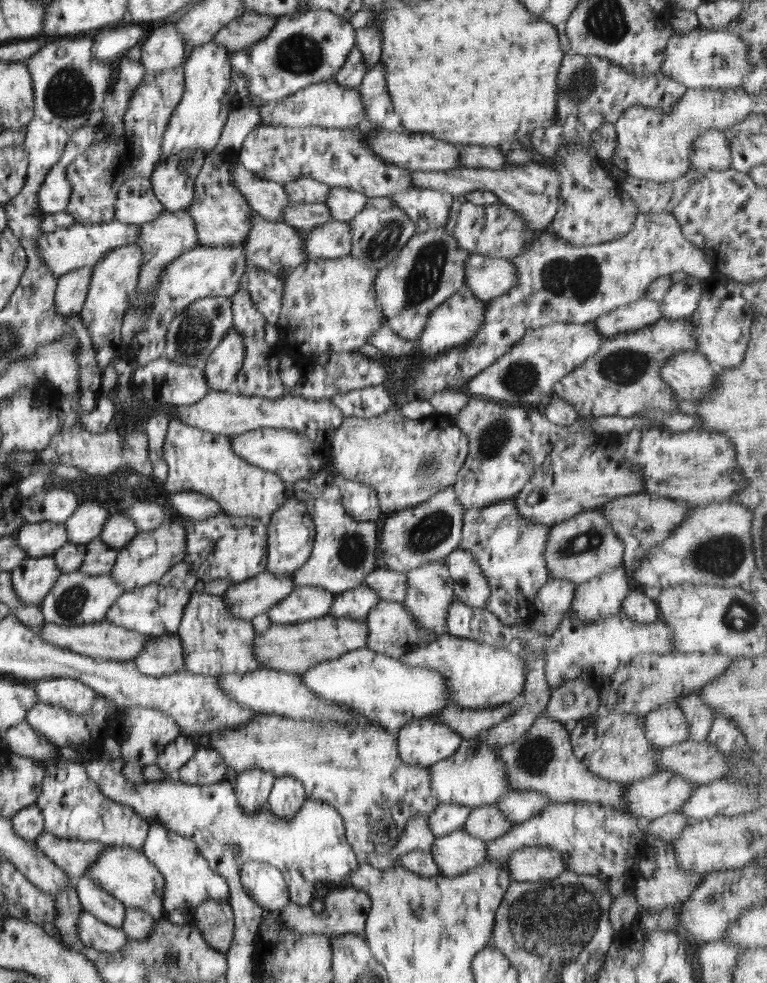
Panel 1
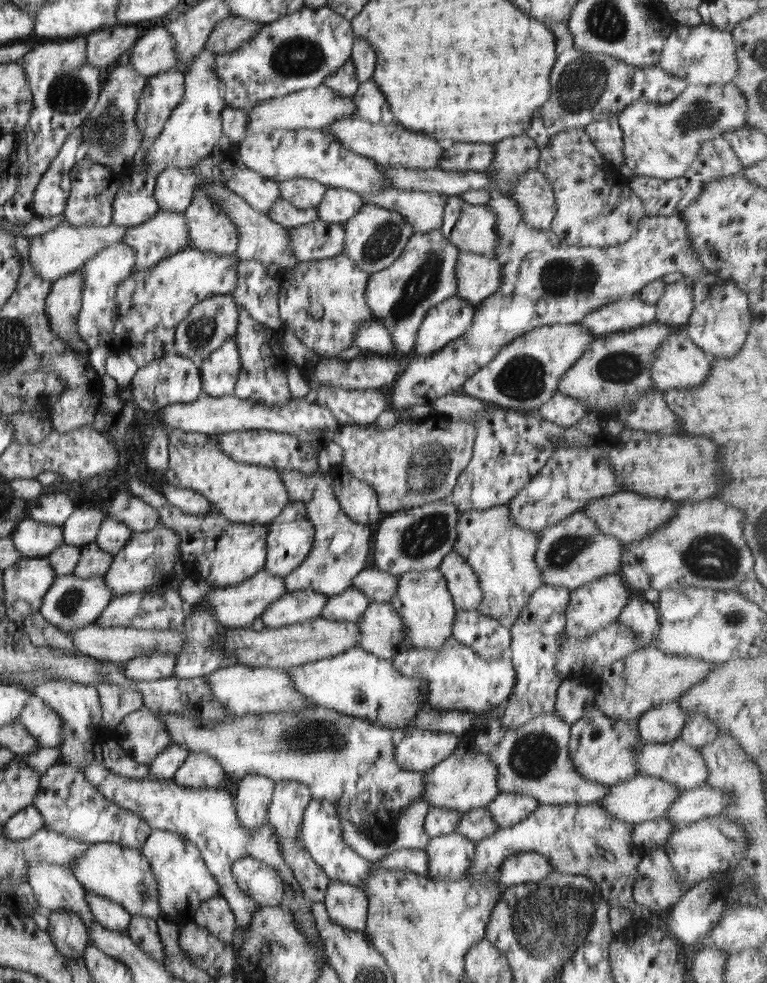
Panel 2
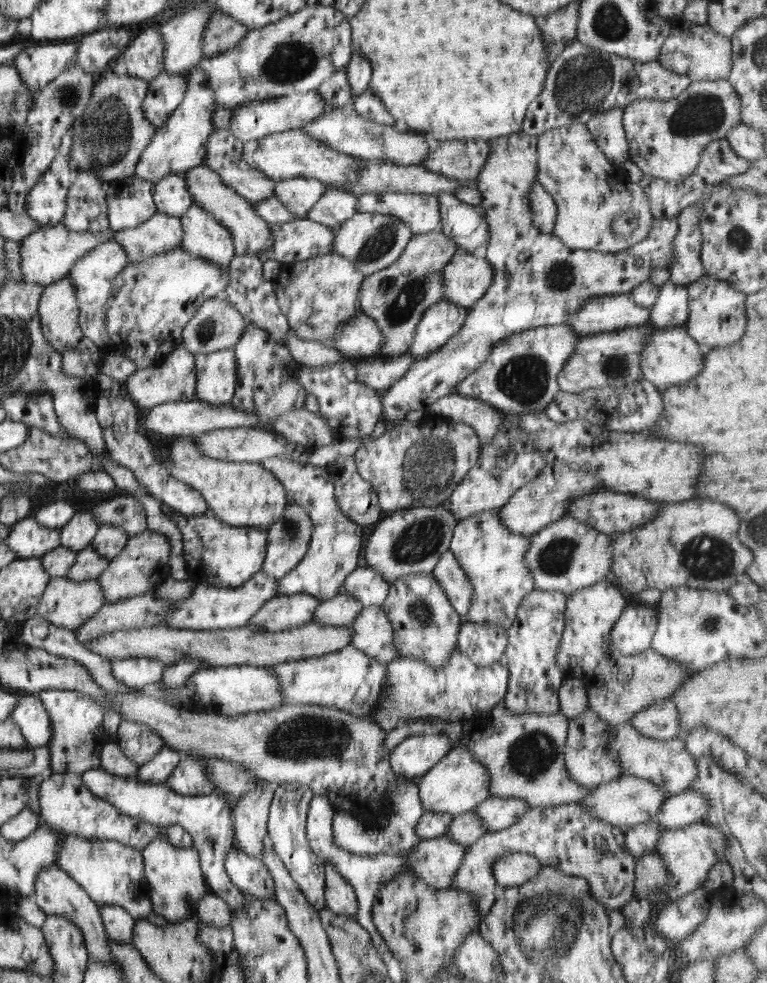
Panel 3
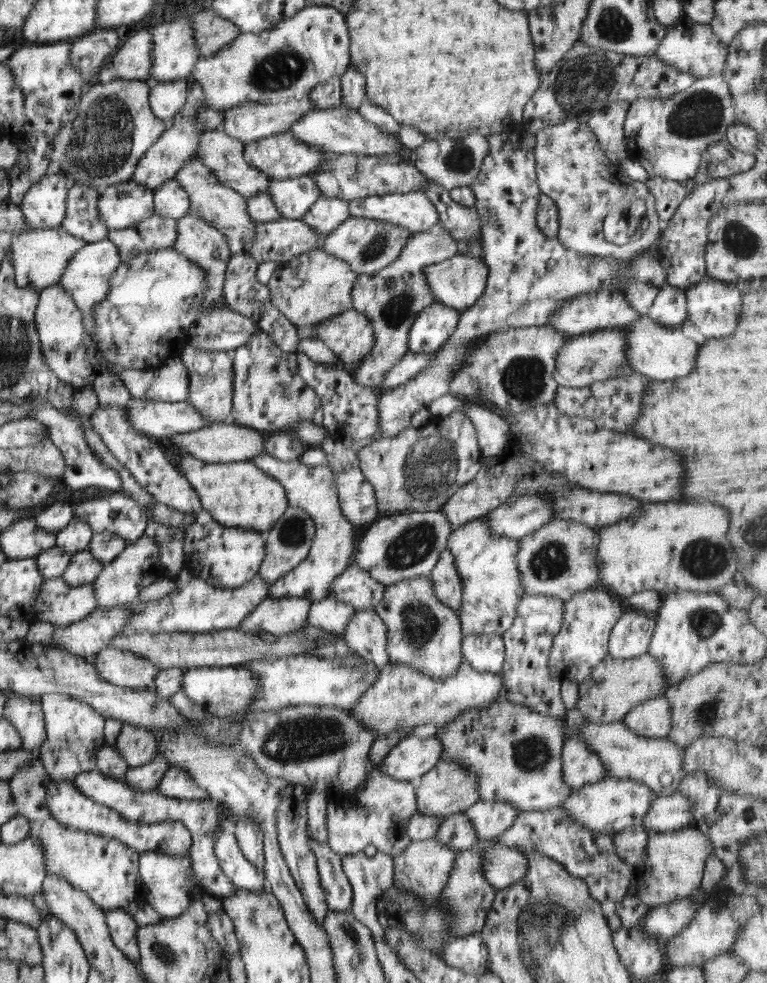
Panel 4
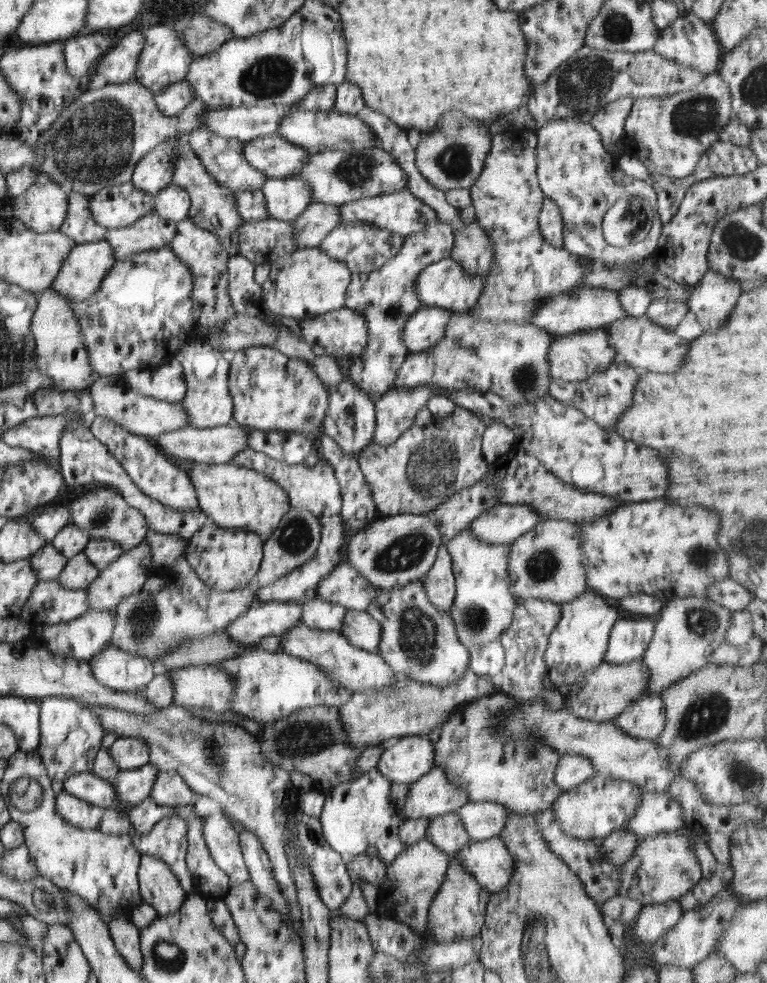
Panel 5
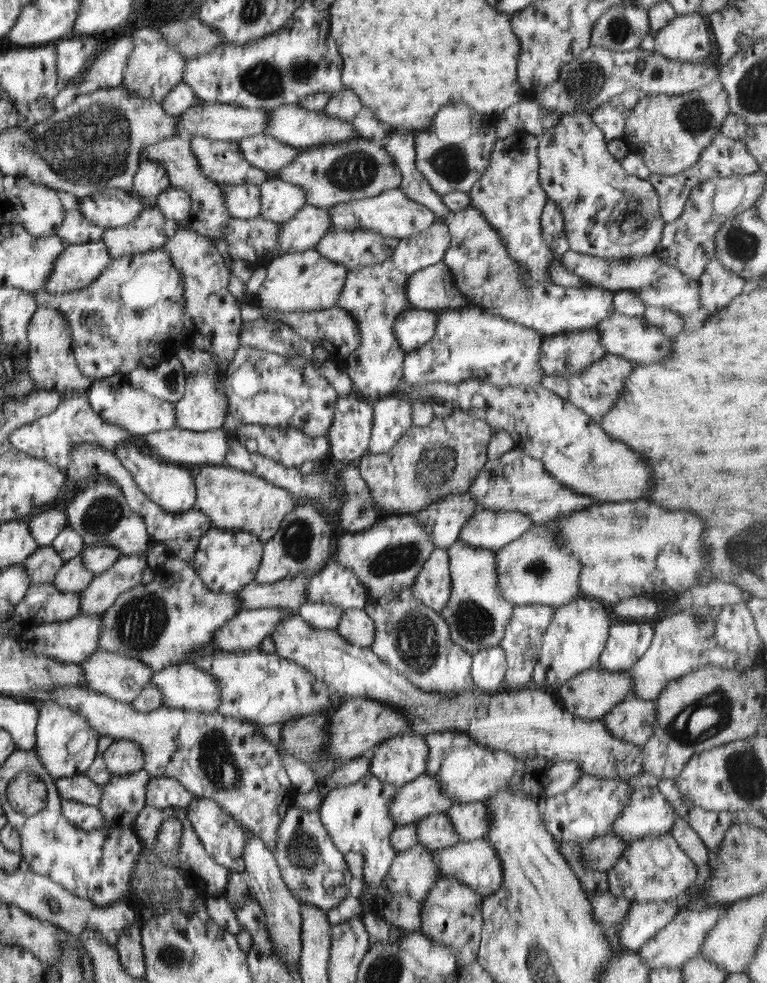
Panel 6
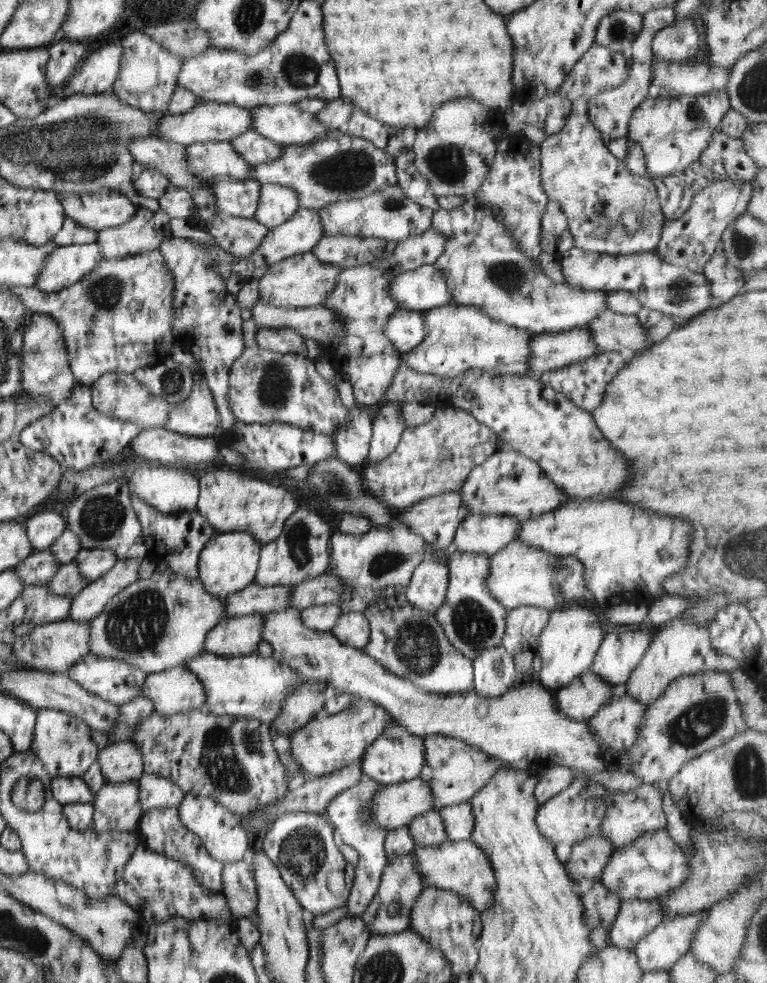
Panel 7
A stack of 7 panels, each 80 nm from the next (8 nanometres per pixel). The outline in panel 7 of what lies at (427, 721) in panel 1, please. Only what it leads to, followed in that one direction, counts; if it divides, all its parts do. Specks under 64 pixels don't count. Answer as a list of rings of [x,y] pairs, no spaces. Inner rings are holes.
[[[393,721],[383,733],[366,749],[361,758],[361,771],[383,785],[398,784],[416,778],[425,761],[423,737],[410,734],[402,725]]]

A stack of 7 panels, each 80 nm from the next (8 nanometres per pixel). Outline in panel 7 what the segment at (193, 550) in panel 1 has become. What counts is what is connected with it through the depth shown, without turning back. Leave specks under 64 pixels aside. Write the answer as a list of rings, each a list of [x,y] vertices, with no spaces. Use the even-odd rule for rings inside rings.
[[[215,532],[199,554],[198,578],[206,592],[226,598],[254,583],[261,545],[250,533]]]

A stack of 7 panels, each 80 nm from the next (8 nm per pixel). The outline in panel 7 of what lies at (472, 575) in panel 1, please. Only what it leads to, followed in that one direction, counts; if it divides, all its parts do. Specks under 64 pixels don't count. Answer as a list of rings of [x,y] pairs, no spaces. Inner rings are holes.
[[[436,558],[425,559],[412,573],[404,598],[416,608],[436,613],[443,605],[449,585],[449,569]]]

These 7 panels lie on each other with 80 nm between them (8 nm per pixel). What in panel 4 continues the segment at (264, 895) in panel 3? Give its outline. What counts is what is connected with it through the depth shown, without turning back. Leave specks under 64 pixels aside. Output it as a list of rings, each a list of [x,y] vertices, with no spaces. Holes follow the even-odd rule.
[[[219,824],[215,828],[215,853],[224,874],[238,889],[267,890],[268,880],[254,863],[246,860],[238,846],[235,834],[226,832]]]

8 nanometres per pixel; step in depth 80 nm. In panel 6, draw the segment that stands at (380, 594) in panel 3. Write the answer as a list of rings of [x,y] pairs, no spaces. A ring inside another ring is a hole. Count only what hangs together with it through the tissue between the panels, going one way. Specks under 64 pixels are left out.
[[[334,557],[318,574],[312,576],[306,594],[305,602],[328,602],[344,610],[365,609],[369,600],[367,586],[356,578],[352,570],[340,566]]]

